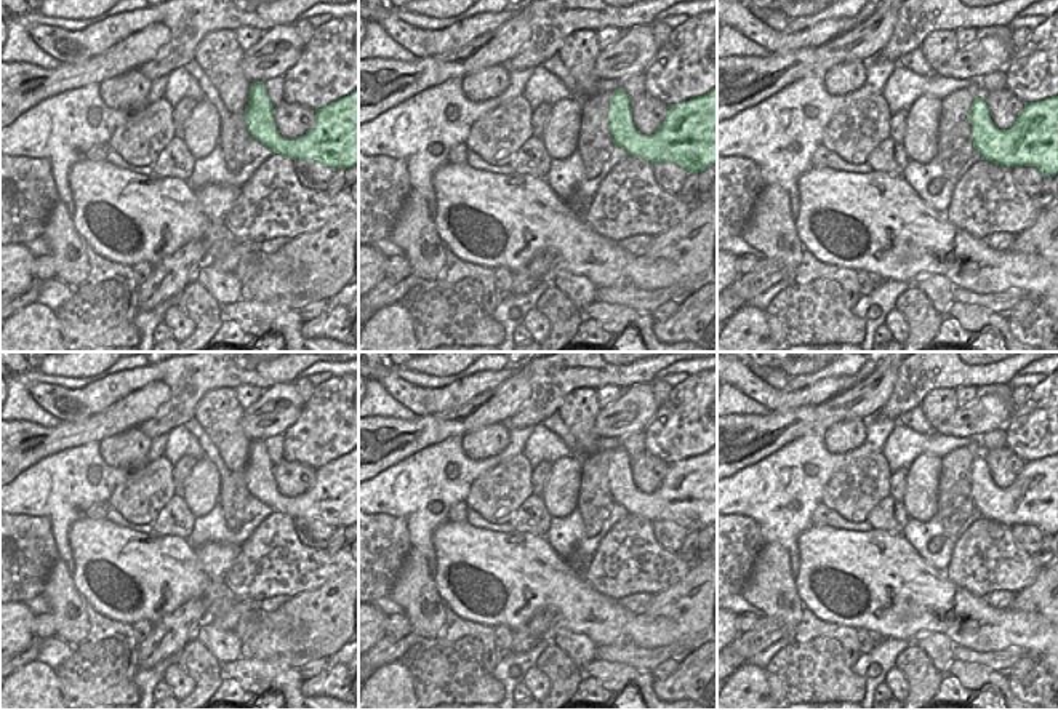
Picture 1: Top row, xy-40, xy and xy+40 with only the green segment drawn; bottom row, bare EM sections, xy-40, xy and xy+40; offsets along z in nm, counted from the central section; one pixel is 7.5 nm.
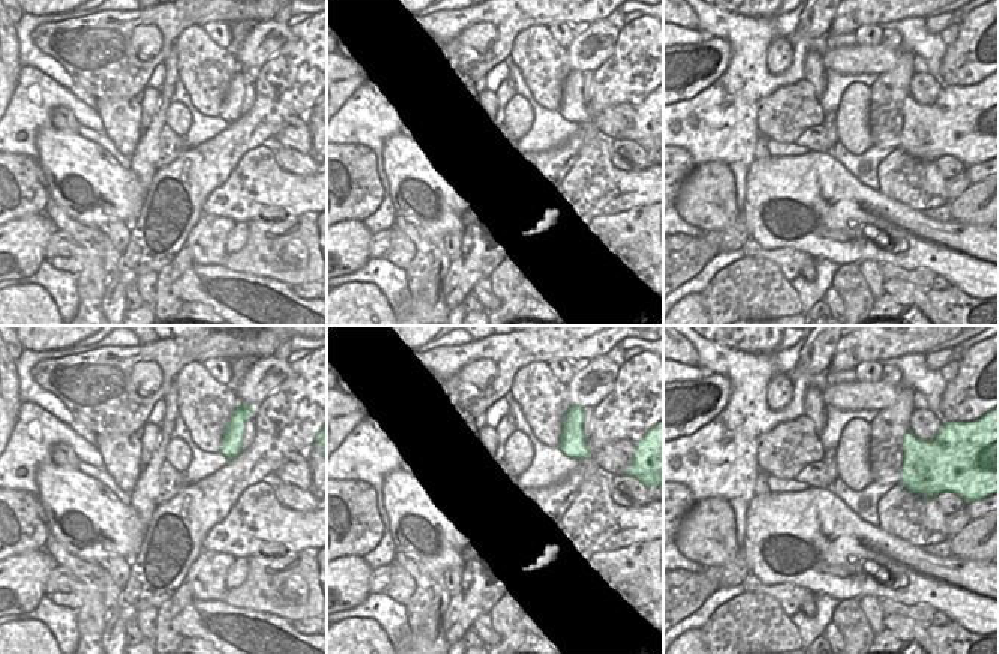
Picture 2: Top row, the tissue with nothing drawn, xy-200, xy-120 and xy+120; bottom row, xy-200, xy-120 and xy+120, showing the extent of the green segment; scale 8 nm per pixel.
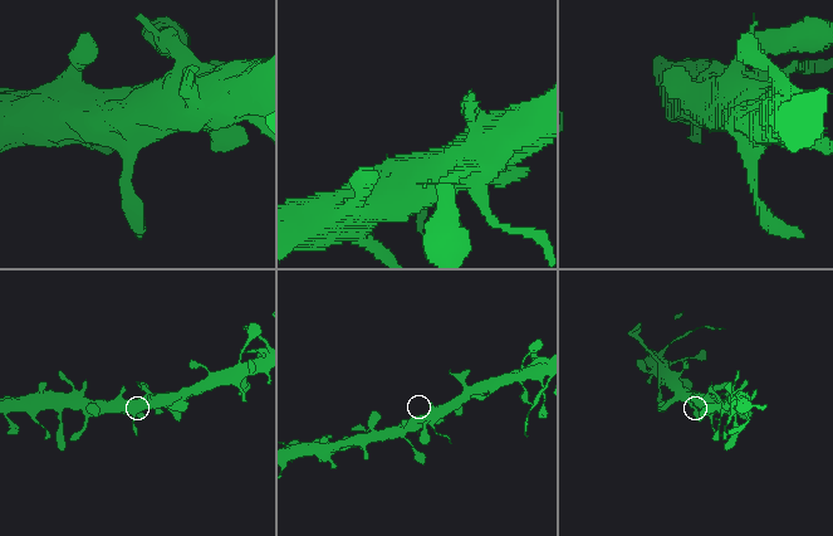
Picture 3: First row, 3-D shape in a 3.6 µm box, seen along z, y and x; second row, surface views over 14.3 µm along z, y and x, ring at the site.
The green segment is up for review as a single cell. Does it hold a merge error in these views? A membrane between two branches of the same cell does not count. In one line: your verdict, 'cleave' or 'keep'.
keep

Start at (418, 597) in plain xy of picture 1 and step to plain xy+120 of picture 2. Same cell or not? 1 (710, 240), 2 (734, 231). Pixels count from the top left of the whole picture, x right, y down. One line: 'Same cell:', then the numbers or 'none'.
Same cell: none

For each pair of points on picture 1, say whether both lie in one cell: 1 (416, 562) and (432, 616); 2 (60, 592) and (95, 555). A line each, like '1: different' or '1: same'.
1: same
2: different

